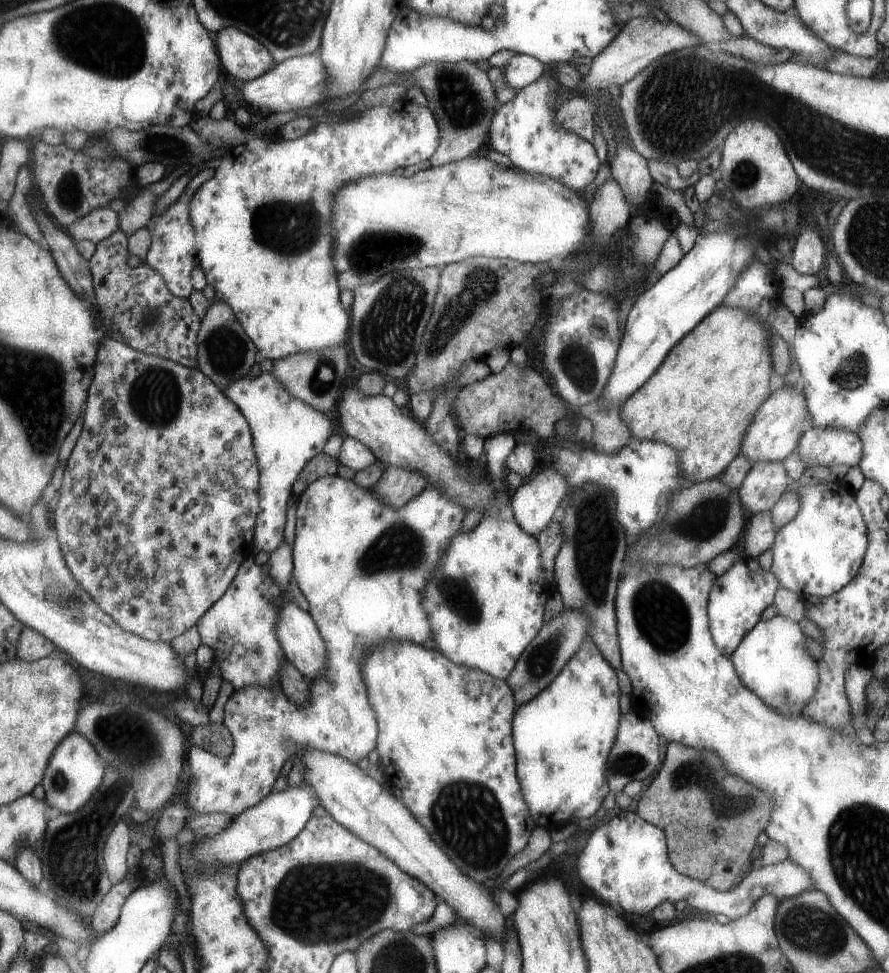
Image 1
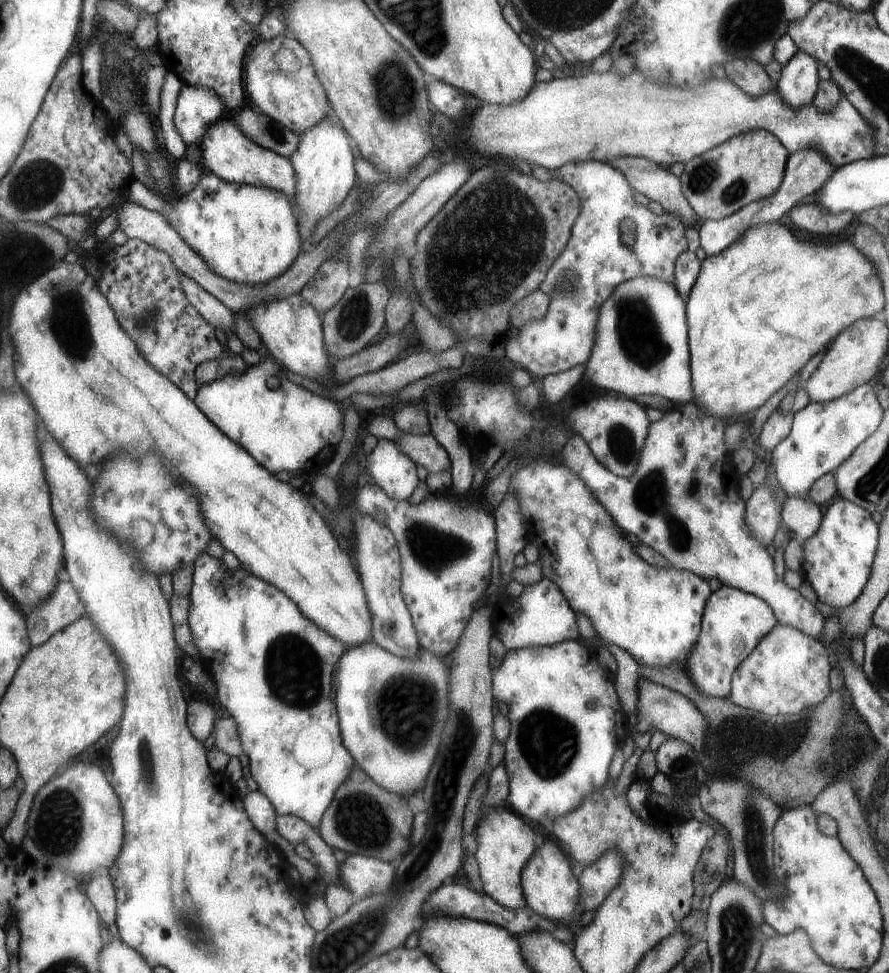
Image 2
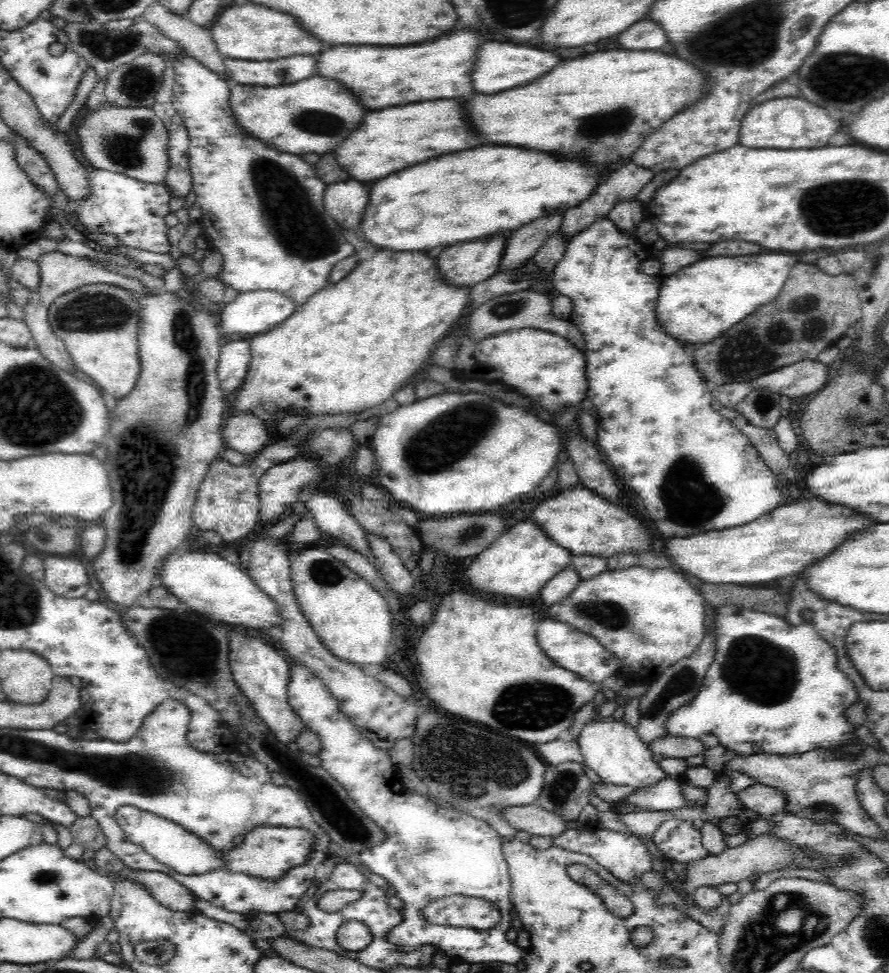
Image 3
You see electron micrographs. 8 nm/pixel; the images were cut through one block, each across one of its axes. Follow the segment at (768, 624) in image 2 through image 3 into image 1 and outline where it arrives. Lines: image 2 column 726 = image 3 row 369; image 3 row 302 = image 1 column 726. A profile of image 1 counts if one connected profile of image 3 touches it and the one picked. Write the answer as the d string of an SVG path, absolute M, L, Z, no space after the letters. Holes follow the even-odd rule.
M742 556L736 560L730 570L715 579L715 587L711 590L710 604L707 606L710 616L711 636L715 646L723 655L731 658L742 638L755 629L760 622L762 610L773 604L774 592L778 590L779 580L771 571L764 572L758 566L758 560Z

